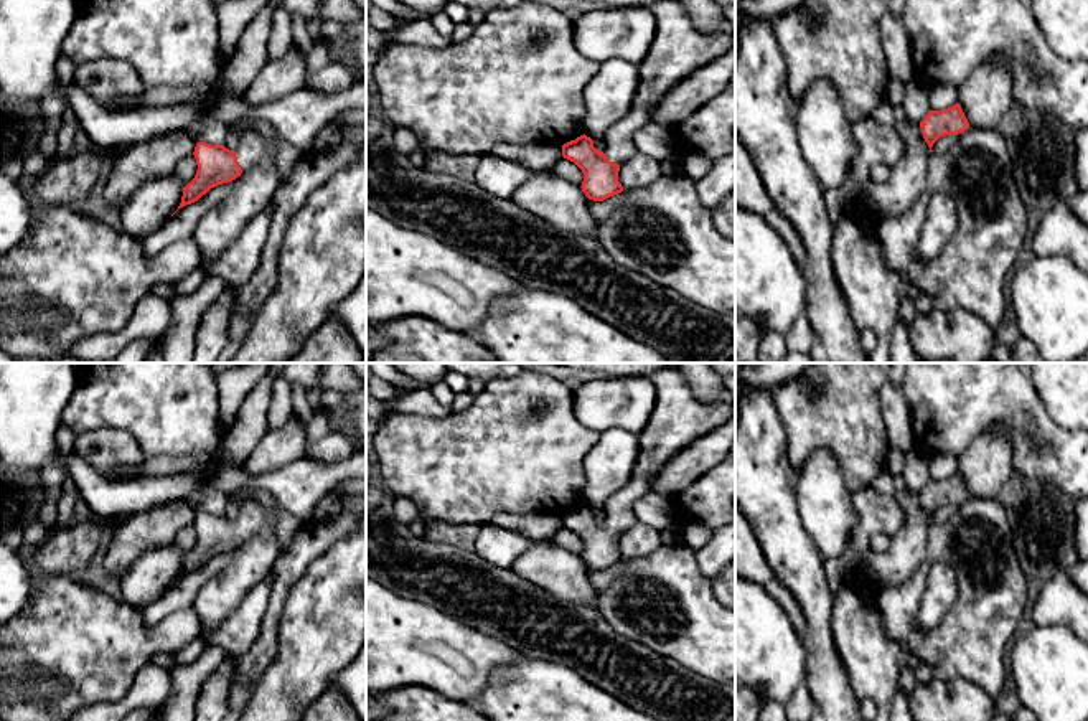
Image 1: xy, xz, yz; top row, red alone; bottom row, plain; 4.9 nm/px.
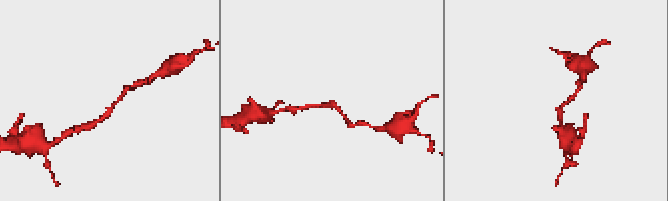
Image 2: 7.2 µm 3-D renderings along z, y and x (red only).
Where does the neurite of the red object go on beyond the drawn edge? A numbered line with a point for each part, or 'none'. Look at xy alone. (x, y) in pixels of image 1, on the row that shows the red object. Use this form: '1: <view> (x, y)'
1: xy (251, 146)

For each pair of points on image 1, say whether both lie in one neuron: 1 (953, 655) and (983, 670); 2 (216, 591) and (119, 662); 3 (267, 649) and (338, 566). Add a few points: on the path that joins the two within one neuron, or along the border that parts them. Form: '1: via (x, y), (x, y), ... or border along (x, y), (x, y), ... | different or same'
1: via (960, 655), (968, 655), (976, 664) | same
2: border along (192, 607), (203, 627) | different
3: border along (287, 598), (279, 624), (279, 650), (264, 672) | different

